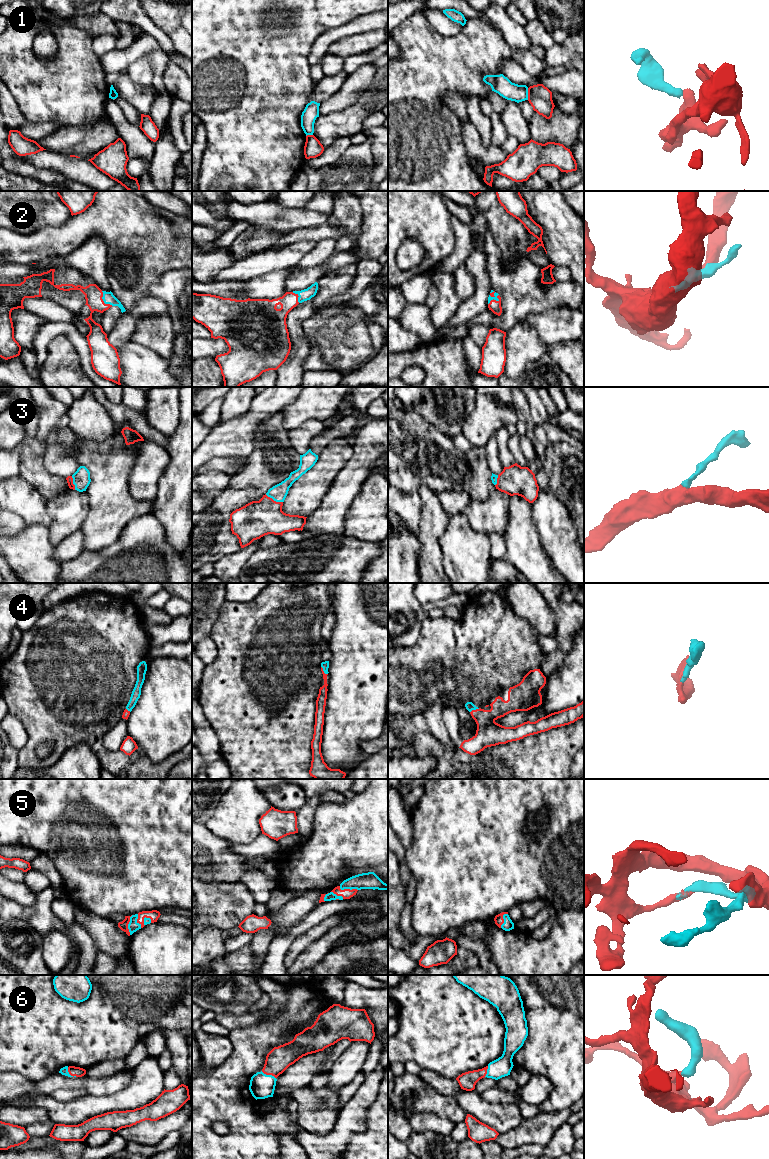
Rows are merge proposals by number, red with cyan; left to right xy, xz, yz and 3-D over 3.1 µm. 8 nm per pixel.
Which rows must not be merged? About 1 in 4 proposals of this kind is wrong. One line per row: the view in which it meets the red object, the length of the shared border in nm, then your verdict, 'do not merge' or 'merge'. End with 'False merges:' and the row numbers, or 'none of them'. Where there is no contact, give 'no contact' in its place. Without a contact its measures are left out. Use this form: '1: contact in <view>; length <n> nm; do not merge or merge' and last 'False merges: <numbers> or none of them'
1: contact in yz; length 100 nm; do not merge
2: contact in xy; length 150 nm; merge
3: contact in xz; length 160 nm; merge
4: contact in xz; length 90 nm; merge
5: contact in xz; length 160 nm; merge
6: contact in xz; length 130 nm; merge
False merges: 1

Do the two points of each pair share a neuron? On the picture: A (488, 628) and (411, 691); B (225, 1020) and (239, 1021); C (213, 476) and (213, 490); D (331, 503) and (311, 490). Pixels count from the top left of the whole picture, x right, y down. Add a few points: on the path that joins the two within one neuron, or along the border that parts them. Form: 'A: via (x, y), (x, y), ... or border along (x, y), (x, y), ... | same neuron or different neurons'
A: via (469, 644), (453, 660), (441, 660), (429, 672) | same neuron
B: via (228, 1020), (236, 1021) | same neuron
C: via (213, 479), (213, 487) | same neuron
D: border along (335, 478), (321, 503), (308, 516) | different neurons

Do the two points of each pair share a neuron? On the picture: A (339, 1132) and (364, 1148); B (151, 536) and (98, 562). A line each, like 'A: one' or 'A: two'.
A: two
B: one

